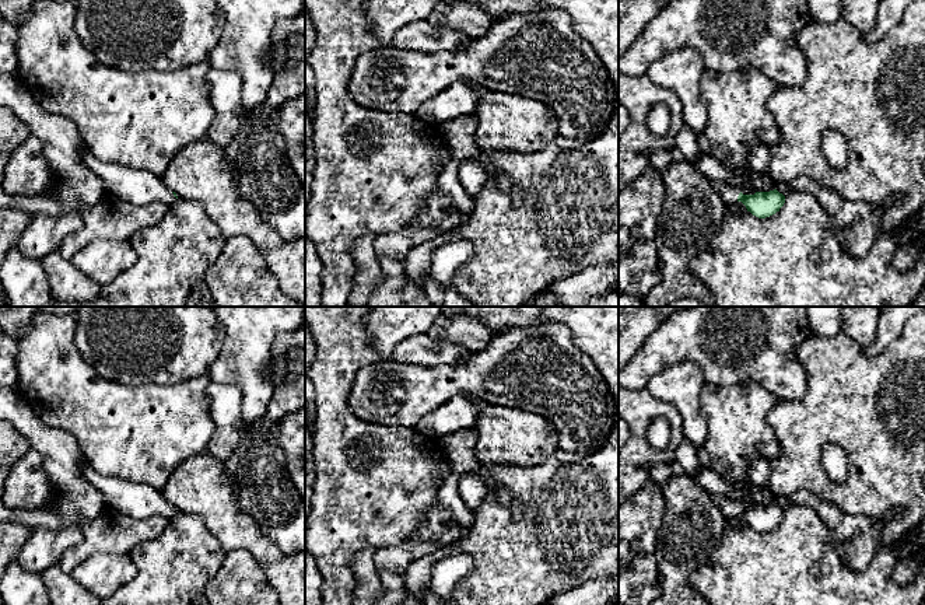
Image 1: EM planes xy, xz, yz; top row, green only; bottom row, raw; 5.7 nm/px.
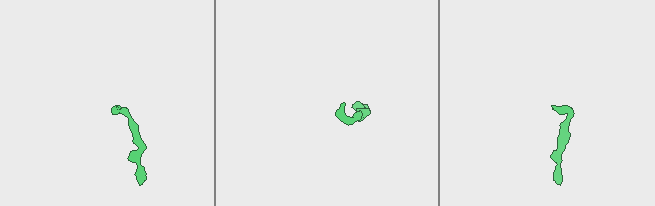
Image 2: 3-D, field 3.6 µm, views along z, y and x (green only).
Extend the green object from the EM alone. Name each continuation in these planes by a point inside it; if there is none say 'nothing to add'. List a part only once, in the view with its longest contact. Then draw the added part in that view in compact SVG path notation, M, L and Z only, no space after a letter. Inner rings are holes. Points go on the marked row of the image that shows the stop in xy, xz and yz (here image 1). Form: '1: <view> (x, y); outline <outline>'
1: yz (729, 193); outline M728 183L716 185L716 186L722 200L726 203L728 207L737 203L737 196L742 192L739 188Z

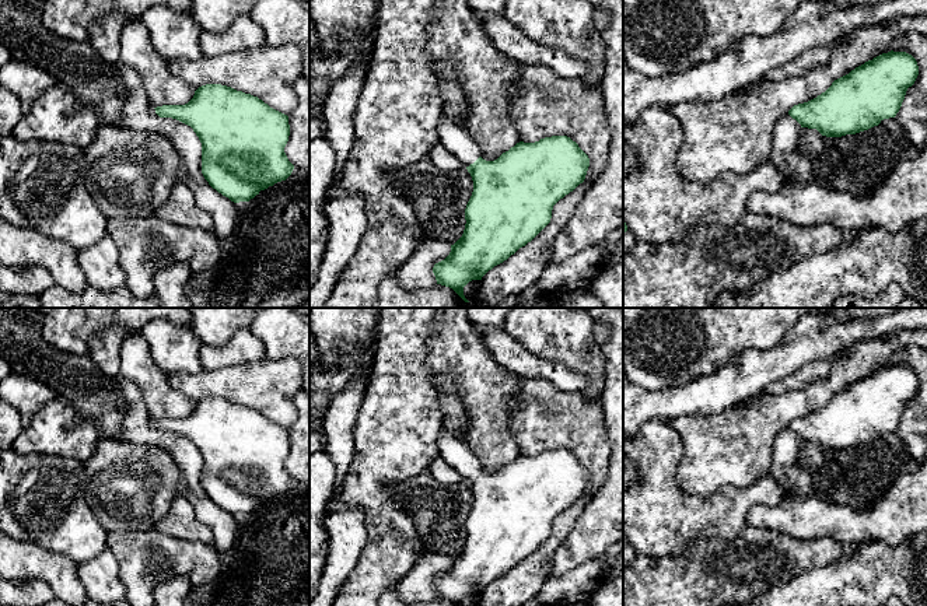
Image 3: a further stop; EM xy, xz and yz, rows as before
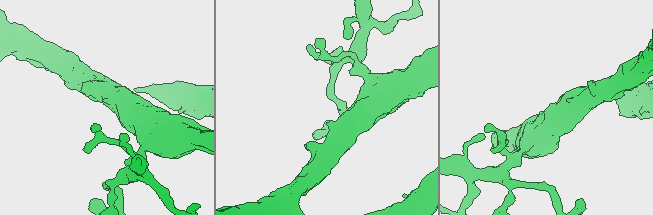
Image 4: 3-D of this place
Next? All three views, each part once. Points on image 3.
1: xz (452, 136); outline M444 113L438 123L440 143L455 154L466 167L473 164L479 157L479 148L468 136L464 126L451 122Z

